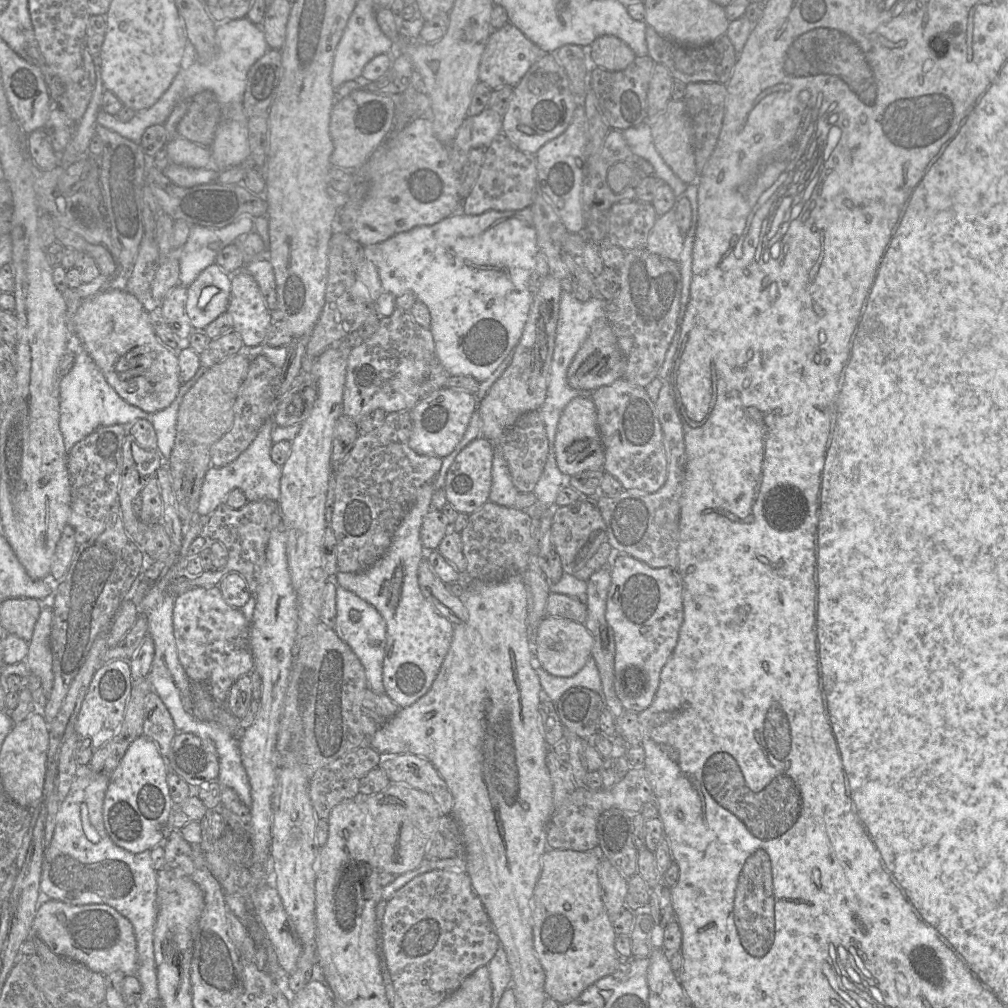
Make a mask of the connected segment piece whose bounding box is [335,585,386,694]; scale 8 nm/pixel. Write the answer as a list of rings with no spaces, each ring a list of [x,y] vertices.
[[[337,585],[335,631],[351,647],[362,663],[366,674],[367,688],[376,694],[385,693],[382,666],[386,646],[386,623],[378,610],[353,592]]]

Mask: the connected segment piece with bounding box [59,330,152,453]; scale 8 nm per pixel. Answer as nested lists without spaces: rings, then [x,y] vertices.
[[[70,330],[70,337],[67,341],[67,351],[74,354],[74,364],[69,373],[59,382],[59,428],[67,453],[76,443],[100,427],[116,424],[128,427],[138,419],[150,421],[152,414],[127,403],[117,394],[72,330]]]

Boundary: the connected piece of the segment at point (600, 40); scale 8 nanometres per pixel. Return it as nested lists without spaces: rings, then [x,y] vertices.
[[[603,35],[595,39],[587,54],[591,66],[608,71],[622,71],[636,58],[633,50],[613,35]]]

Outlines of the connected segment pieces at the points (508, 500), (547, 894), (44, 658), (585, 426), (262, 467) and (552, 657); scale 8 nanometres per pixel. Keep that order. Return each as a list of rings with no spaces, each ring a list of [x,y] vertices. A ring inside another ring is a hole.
[[[499,452],[494,454],[491,474],[489,501],[505,507],[514,507],[519,491],[514,486],[508,466]]]
[[[598,846],[595,850],[583,852],[573,850],[547,849],[542,856],[541,872],[534,887],[533,895],[531,898],[533,944],[537,958],[545,972],[545,993],[547,997],[554,999],[559,1004],[566,1004],[573,1001],[579,997],[580,994],[591,984],[605,976],[614,973],[623,960],[623,958],[620,957],[615,949],[616,934],[610,922],[610,916],[608,915],[600,896],[600,885],[597,870],[601,858],[603,857],[600,854]]]
[[[44,607],[35,624],[32,639],[28,645],[28,654],[25,660],[31,674],[36,675],[49,697],[53,686],[52,651],[51,651],[51,623],[53,608]]]
[[[579,396],[566,405],[558,422],[554,450],[557,466],[566,477],[603,469],[604,446],[597,424],[596,407],[591,398]]]
[[[267,420],[249,447],[234,461],[222,467],[210,466],[205,474],[201,488],[197,509],[198,515],[200,517],[211,515],[219,505],[225,503],[227,495],[235,488],[242,490],[248,501],[267,499],[278,502],[282,472],[281,466],[271,458],[271,447],[273,443],[282,440],[292,442],[301,427],[302,424],[281,427],[274,425],[273,420]]]
[[[545,615],[537,629],[534,641],[535,663],[549,674],[571,677],[578,673],[592,658],[593,637],[584,623],[563,617]]]

